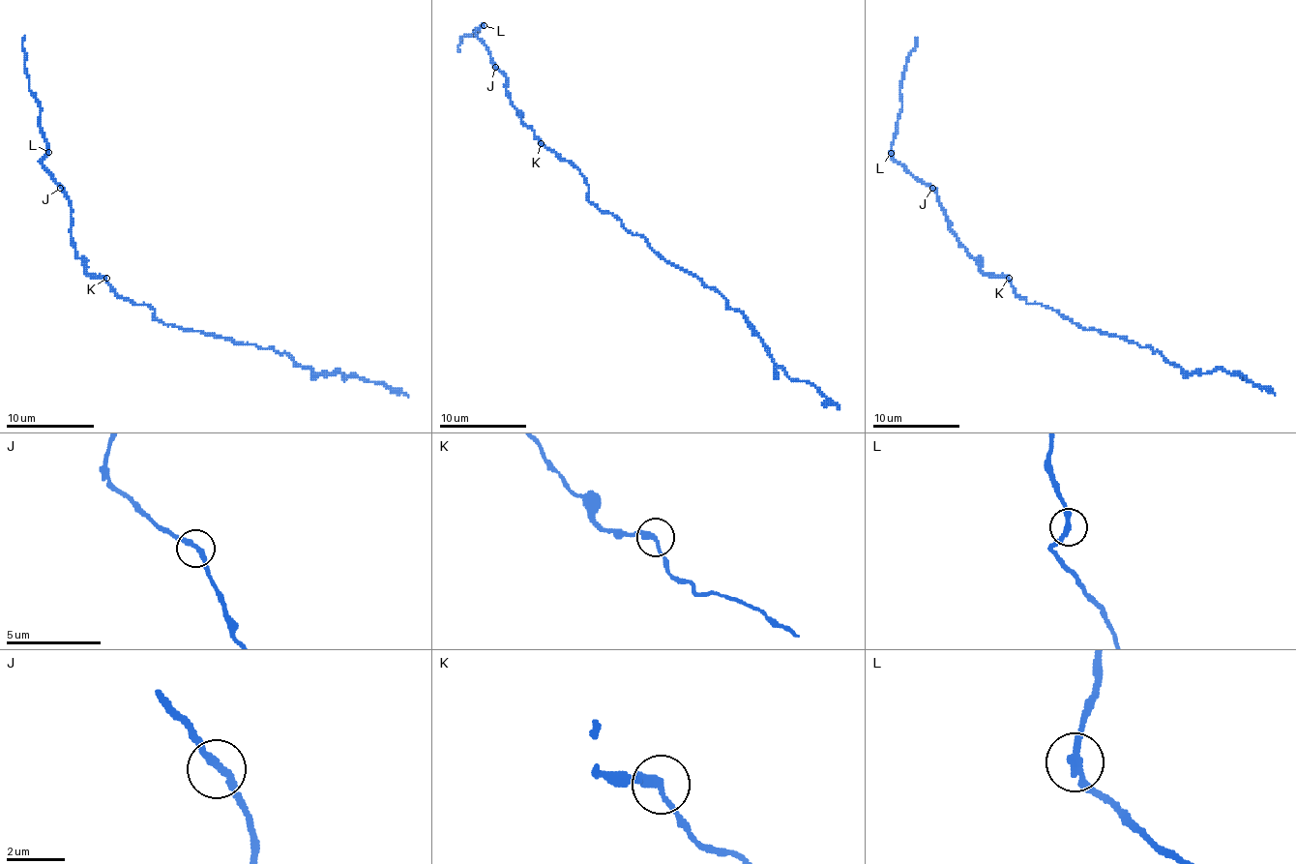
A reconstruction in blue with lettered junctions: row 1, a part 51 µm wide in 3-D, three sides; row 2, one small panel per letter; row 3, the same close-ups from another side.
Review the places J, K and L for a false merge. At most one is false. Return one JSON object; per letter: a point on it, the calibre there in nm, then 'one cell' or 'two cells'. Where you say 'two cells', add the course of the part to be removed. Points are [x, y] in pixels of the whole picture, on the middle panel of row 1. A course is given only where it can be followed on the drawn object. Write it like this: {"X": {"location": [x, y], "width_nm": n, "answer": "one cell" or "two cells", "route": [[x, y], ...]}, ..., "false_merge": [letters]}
{"J": {"location": [495, 67], "width_nm": 260, "answer": "one cell"}, "K": {"location": [541, 143], "width_nm": 240, "answer": "one cell"}, "L": {"location": [484, 25], "width_nm": 240, "answer": "two cells", "route": [[484, 25], [473, 37], [462, 37], [460, 51]]}, "false_merge": ["L"]}

